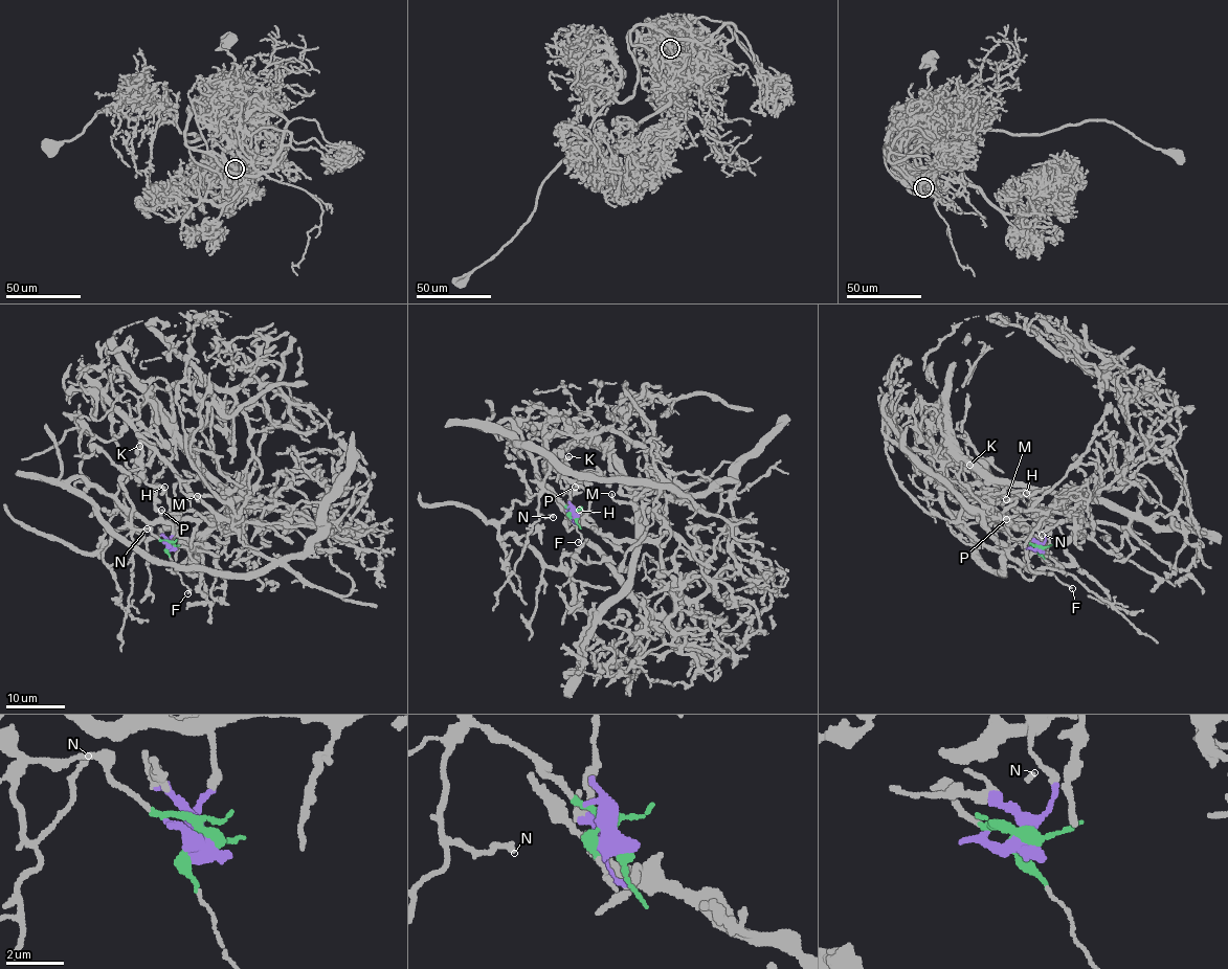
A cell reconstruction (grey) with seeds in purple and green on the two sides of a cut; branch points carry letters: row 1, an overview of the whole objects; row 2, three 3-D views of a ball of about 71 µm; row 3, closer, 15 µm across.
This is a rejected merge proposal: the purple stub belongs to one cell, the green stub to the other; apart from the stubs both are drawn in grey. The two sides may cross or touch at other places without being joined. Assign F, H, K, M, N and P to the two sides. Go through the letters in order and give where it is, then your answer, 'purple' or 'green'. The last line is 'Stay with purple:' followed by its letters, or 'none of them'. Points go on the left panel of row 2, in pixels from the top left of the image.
F: place (187, 593); green
H: place (164, 487); purple
K: place (139, 446); purple
M: place (197, 496); purple
N: place (147, 528); green
P: place (161, 510); purple
Stay with purple: H, K, M, P

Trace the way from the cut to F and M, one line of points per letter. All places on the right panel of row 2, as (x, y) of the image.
F: (1039, 549), (1036, 551), (1052, 575), (1072, 587)
M: (1039, 549), (1056, 512), (1041, 510), (1080, 498), (1005, 518), (1006, 499)

